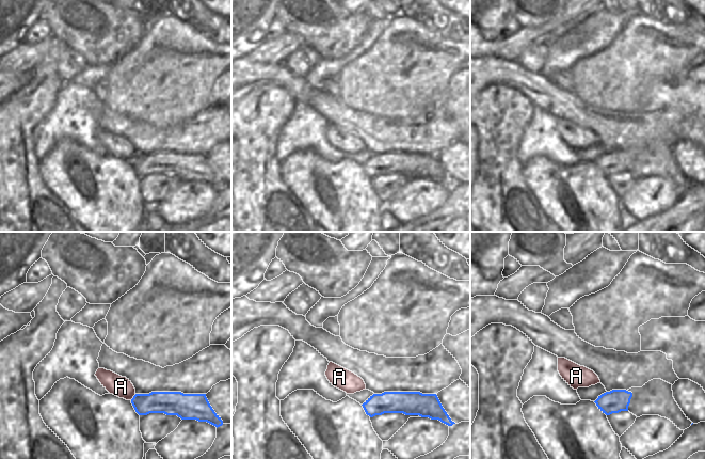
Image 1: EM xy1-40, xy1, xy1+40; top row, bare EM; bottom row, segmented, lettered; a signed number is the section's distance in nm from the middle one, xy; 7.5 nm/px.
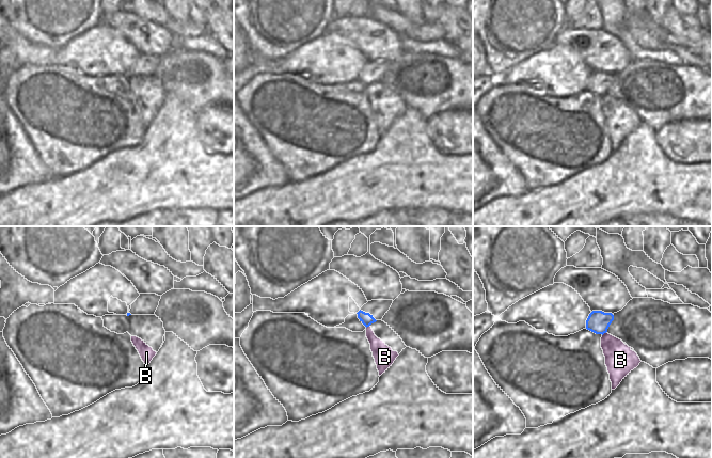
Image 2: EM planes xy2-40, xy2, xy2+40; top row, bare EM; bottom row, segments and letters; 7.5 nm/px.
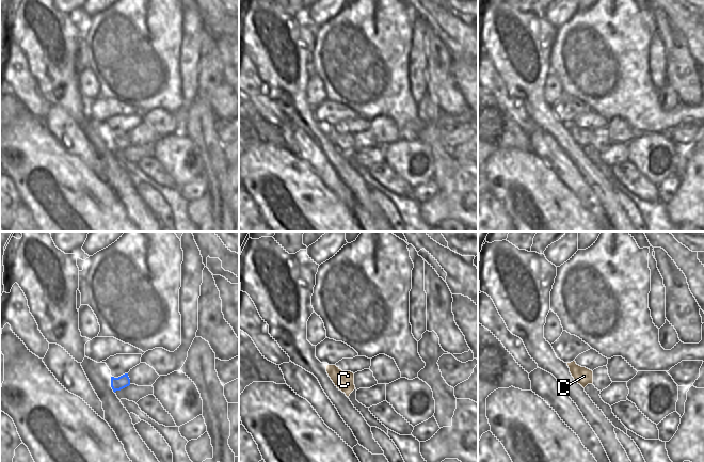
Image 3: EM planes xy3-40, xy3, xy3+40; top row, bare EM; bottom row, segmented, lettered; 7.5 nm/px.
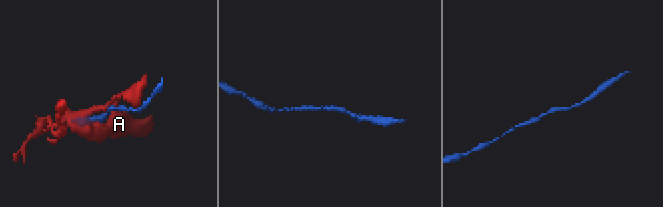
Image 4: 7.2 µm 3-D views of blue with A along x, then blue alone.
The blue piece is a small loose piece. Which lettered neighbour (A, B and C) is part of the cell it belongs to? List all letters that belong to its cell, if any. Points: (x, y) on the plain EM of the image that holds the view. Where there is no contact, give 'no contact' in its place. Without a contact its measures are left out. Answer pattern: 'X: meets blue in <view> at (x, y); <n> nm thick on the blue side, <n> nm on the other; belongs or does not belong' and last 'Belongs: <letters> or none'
A: meets blue in xy1-40 at (133, 158); 160 nm thick on the blue side, 160 nm on the other; does not belong
B: meets blue in xy2+40 at (604, 93); 170 nm thick on the blue side, 220 nm on the other; does not belong
C: no contact; belongs
Belongs: C

